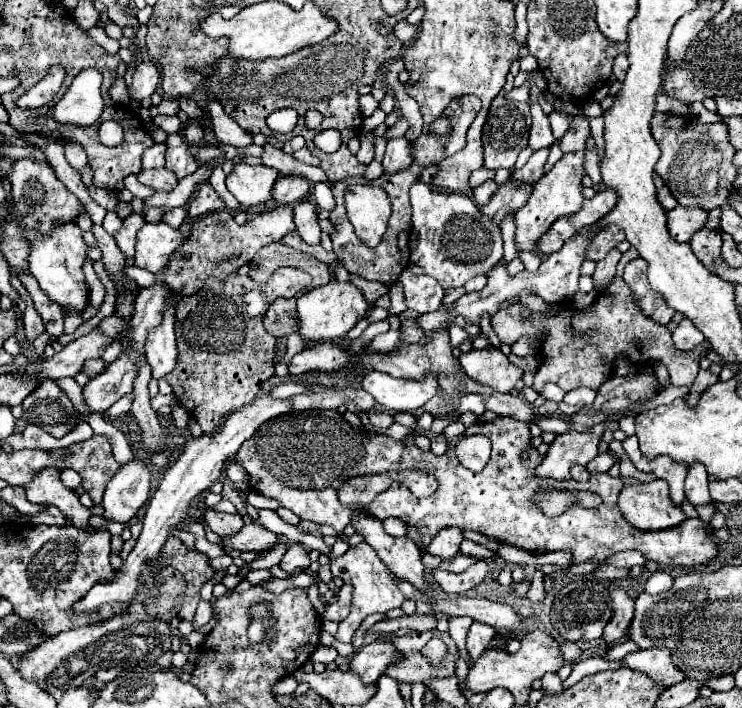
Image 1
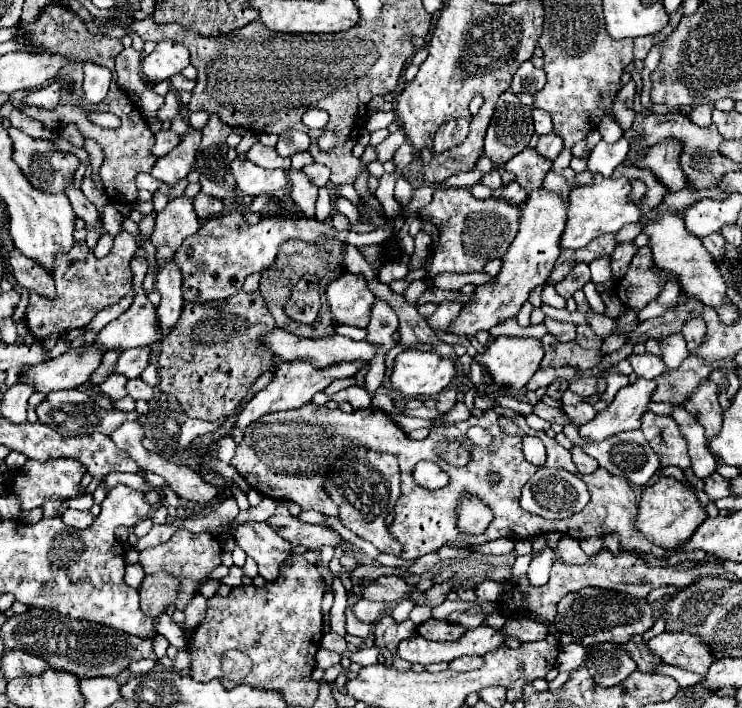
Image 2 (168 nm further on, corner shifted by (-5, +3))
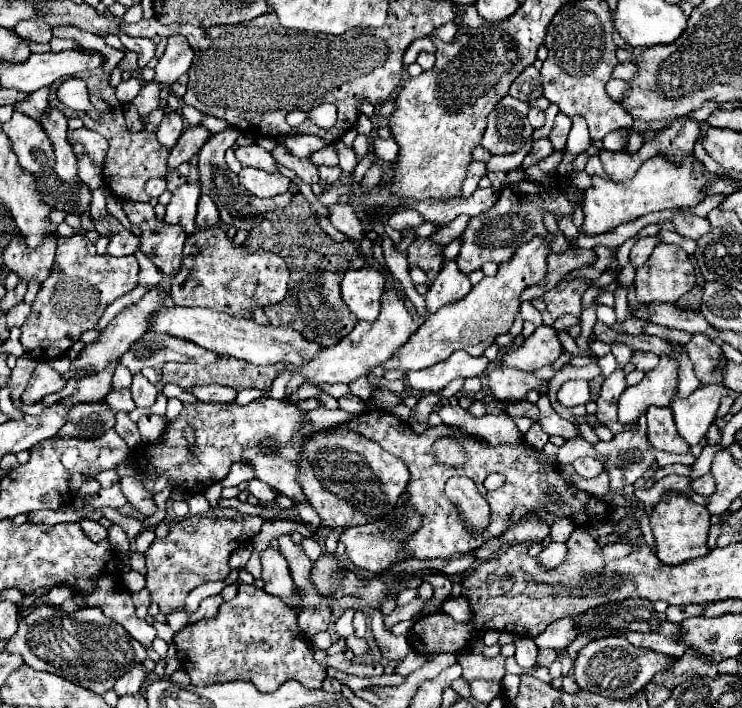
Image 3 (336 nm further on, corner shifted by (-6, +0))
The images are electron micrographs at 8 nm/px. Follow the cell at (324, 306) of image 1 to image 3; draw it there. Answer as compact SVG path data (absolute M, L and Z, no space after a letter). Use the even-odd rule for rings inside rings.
M371 266L347 270L341 282L343 302L347 304L351 314L357 316L357 320L373 322L379 316L383 292L385 292L385 276Z

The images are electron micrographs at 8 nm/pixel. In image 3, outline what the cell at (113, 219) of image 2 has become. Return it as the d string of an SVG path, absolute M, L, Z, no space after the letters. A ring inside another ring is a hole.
M129 230L123 232L111 232L109 234L109 246L107 246L107 254L111 256L127 256L133 254L139 246L139 238L129 234Z

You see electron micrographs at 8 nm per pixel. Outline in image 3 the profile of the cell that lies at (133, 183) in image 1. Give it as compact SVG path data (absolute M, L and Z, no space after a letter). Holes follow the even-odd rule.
M153 178L145 184L145 192L151 196L151 198L159 198L163 192L167 190L167 182L165 178Z

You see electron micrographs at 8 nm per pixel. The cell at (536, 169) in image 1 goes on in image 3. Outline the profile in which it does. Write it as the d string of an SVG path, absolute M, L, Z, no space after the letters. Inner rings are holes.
M559 112L557 118L555 118L555 126L551 130L551 136L549 136L549 140L551 140L551 144L553 144L555 150L563 150L565 148L569 130L571 130L571 118L567 118L565 114Z

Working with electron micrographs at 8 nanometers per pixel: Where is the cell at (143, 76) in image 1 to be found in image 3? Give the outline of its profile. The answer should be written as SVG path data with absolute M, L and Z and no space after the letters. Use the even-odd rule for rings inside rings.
M171 36L167 40L163 56L155 66L155 80L163 86L171 86L173 82L177 82L181 74L189 70L191 60L193 60L193 50L187 44L187 40L181 36Z

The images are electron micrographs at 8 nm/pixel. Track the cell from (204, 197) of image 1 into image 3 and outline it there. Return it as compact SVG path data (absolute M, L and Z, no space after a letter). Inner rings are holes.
M201 196L199 200L199 210L197 210L197 226L199 228L209 228L215 226L219 222L219 214L217 214L217 206L209 196Z

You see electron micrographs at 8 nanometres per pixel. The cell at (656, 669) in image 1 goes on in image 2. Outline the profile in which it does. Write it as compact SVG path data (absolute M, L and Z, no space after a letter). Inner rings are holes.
M664 631L648 641L648 649L660 655L664 663L694 673L706 673L716 661L712 659L712 651L708 651L708 643L700 643L696 635L688 635L686 631Z

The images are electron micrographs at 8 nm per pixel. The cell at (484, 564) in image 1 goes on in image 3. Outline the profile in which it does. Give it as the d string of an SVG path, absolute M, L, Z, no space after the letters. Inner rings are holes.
M415 598L415 600L413 600L413 602L409 602L409 604L397 606L389 616L385 616L385 626L389 628L389 626L393 626L393 624L397 624L397 622L401 622L401 620L409 620L409 618L413 618L413 616L421 614L421 612L423 612L423 608L425 608L427 604L431 604L431 602L433 602L433 598L429 598L429 600Z

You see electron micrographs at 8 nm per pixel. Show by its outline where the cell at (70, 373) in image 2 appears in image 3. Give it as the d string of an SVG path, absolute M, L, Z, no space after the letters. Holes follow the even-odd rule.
M153 288L153 290L149 290L137 304L133 304L133 306L125 308L121 314L117 314L117 316L109 322L109 326L99 332L99 338L97 338L93 344L87 344L87 346L81 350L81 354L79 354L75 360L71 360L71 366L73 366L75 374L77 374L79 378L87 378L87 376L91 376L89 370L101 372L107 364L119 360L119 358L129 350L129 346L131 346L133 342L137 342L137 340L147 332L147 330L145 330L145 318L149 318L149 314L153 314L153 310L155 310L157 306L161 306L161 298L163 298L163 296L165 296L163 290Z

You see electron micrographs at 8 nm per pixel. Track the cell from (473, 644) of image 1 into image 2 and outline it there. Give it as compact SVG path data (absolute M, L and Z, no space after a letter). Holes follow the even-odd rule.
M472 655L472 657L458 657L454 661L448 663L448 669L450 671L456 671L456 673L462 673L462 671L472 671L472 669L478 669L482 663L482 657L478 655Z

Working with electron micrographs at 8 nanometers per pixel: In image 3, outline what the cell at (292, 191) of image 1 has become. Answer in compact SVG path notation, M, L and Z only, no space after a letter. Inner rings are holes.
M319 166L319 176L321 176L321 182L323 182L323 184L331 186L333 182L339 180L339 176L341 176L341 168L339 168L339 166L335 166L335 168Z

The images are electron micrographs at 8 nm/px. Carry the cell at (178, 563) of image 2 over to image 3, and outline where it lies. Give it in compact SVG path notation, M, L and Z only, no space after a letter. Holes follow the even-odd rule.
M189 516L177 522L165 538L155 538L145 552L147 574L145 582L151 592L153 602L161 608L163 614L171 614L183 610L187 594L209 582L209 580L225 580L231 572L229 556L240 543L250 541L261 530L263 518L259 516L239 516L235 520L225 518L203 518Z

